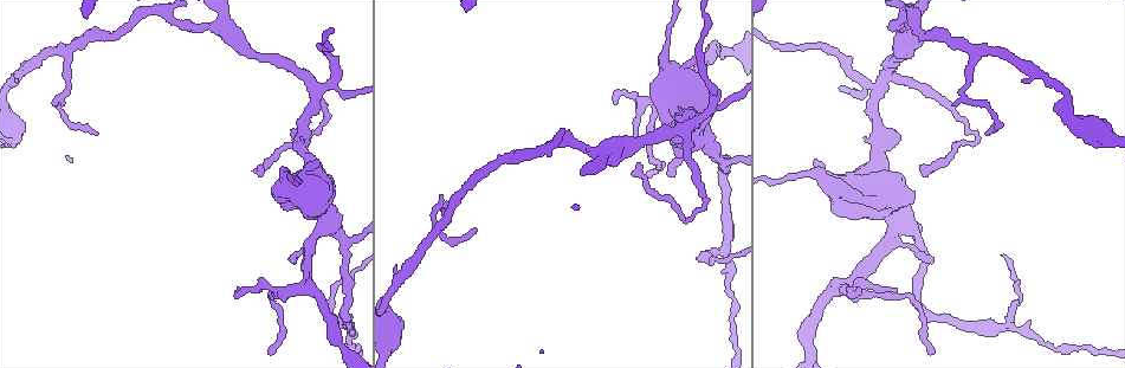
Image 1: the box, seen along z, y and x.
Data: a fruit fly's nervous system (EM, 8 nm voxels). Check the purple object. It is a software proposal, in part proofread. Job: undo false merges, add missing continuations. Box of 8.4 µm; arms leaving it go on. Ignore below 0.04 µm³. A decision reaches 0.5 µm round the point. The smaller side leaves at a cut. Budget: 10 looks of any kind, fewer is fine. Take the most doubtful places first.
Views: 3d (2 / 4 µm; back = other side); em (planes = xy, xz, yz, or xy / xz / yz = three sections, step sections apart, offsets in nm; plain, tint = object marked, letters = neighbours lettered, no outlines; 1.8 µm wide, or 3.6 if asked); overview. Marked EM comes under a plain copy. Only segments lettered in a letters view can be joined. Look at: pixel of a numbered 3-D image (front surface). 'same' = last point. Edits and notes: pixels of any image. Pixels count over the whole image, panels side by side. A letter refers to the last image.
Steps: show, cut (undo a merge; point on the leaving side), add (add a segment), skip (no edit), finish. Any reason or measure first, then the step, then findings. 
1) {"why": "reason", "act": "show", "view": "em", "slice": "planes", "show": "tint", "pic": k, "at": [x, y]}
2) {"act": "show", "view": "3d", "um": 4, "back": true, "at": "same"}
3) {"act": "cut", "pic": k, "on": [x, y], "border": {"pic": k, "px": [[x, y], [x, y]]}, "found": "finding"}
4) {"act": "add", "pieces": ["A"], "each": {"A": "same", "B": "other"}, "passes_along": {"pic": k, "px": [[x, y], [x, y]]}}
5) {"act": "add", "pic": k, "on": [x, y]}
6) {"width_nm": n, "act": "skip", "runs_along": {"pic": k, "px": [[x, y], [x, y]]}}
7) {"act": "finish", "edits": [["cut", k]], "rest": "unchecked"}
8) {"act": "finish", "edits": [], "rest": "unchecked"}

{"why": "looks like a crossing", "act": "show", "view": "em", "slice": "yz", "step": 16, "show": "tint", "pic": 1, "at": [876, 91]}

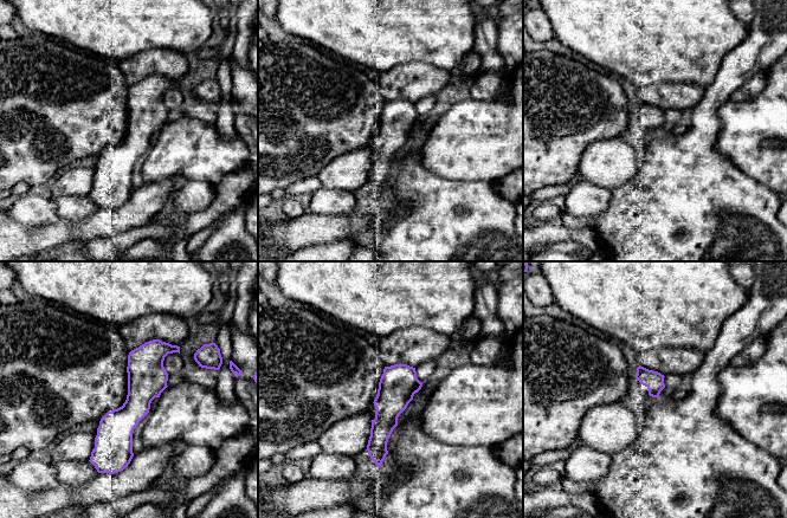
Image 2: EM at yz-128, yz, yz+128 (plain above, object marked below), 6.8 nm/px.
{"why": "another direction", "act": "show", "view": "em", "slice": "planes", "show": "letters", "at": "same"}

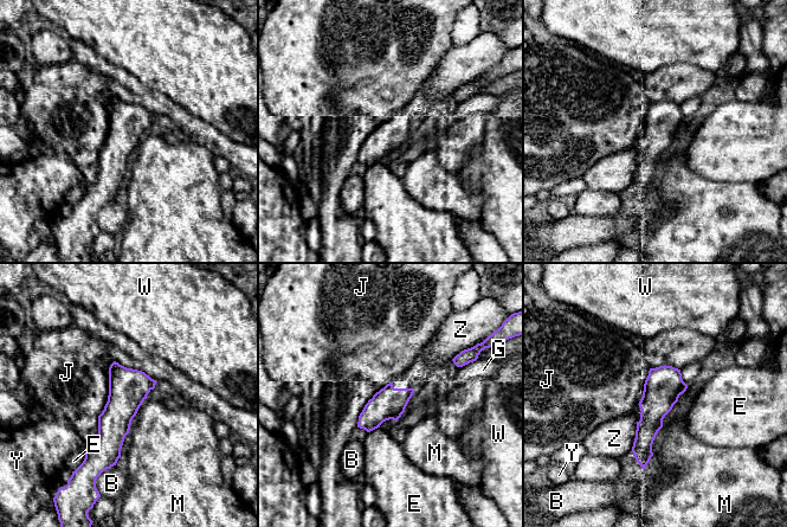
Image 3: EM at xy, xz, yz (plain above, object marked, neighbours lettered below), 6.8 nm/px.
{"width_nm": 220, "act": "skip", "each": {"B": "other", "E": "other", "G": "other", "J": "other", "M": "other", "W": "other", "Y": "other", "Z": "other"}, "runs_along": {"pic": 3, "px": [[669, 368], [644, 437], [643, 462]]}, "found": "continuous, no second neuron"}

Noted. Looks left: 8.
{"why": "three arms meet", "act": "show", "view": "em", "slice": "planes", "show": "letters", "pic": 1, "at": [723, 161]}

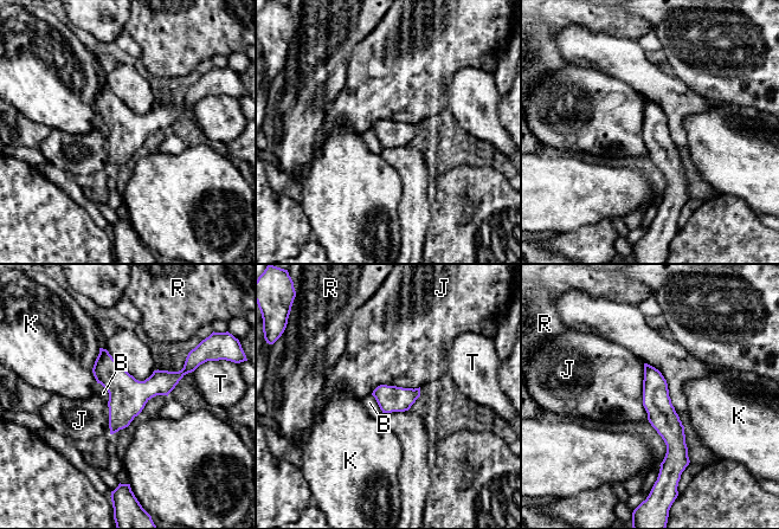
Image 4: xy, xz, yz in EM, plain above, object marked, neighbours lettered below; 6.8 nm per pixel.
{"width_nm": 180, "act": "skip", "each": {"B": "other", "J": "other", "K": "other", "R": "other", "T": "other"}, "border": {"pic": 4, "px": [[643, 363], [643, 407], [648, 419]]}, "found": "continuous, no second neuron"}

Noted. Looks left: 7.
{"act": "show", "view": "3d", "um": 4, "pic": 1, "at": [639, 166]}

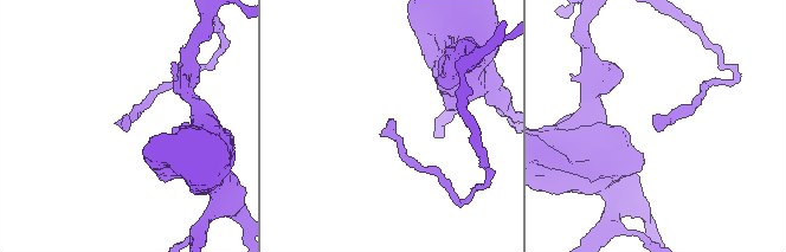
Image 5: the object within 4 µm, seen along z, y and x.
{"why": "need the tissue", "act": "show", "view": "em", "slice": "planes", "show": "letters", "pic": 5, "at": [657, 131]}

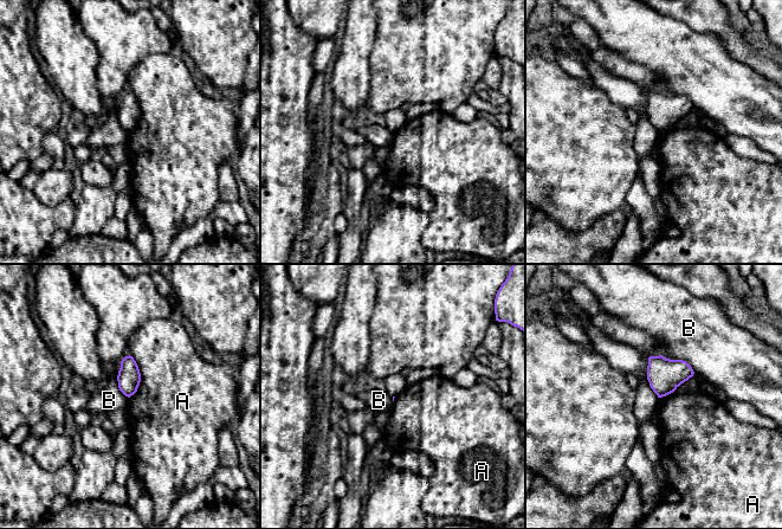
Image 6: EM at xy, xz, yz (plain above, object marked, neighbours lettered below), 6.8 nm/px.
{"act": "skip", "each": {"A": "other", "B": "other"}, "border": {"pic": 6, "px": [[661, 354], [684, 360], [695, 372]]}, "found": "none of them fits"}

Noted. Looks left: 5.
{"why": "a fork", "act": "show", "view": "3d", "um": 4, "pic": 1, "at": [304, 285]}

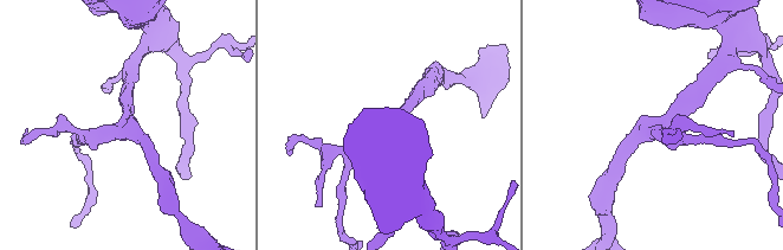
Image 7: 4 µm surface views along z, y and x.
{"arms": 3, "arm_widths_nm": [170, 190, 200], "act": "show", "view": "em", "slice": "yz", "step": 8, "show": "letters", "pic": 7, "at": [126, 129]}

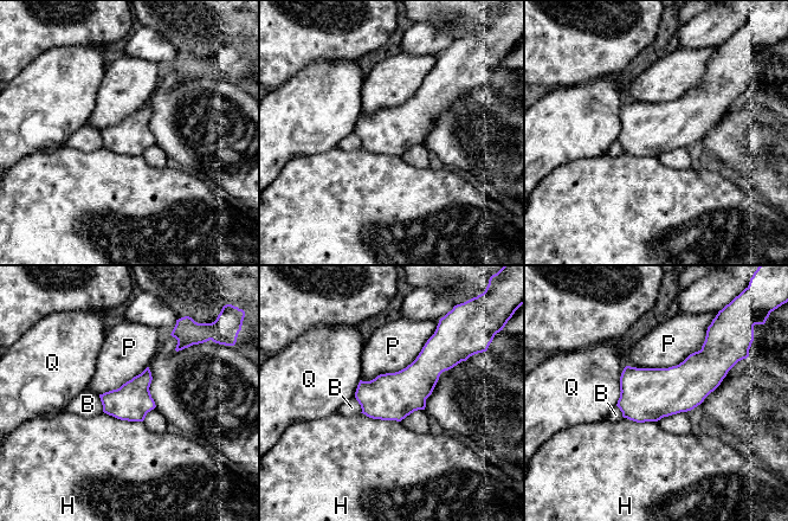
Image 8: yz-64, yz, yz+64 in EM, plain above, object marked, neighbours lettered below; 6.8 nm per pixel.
{"width_nm": 260, "act": "skip", "each": {"B": "other", "H": "other", "P": "other", "Q": "other"}, "border": {"pic": 8, "px": [[706, 333], [676, 365], [628, 366]]}, "found": "all the same neuron"}

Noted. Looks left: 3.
{"act": "finish", "edits": [], "rest": "unchecked"}

